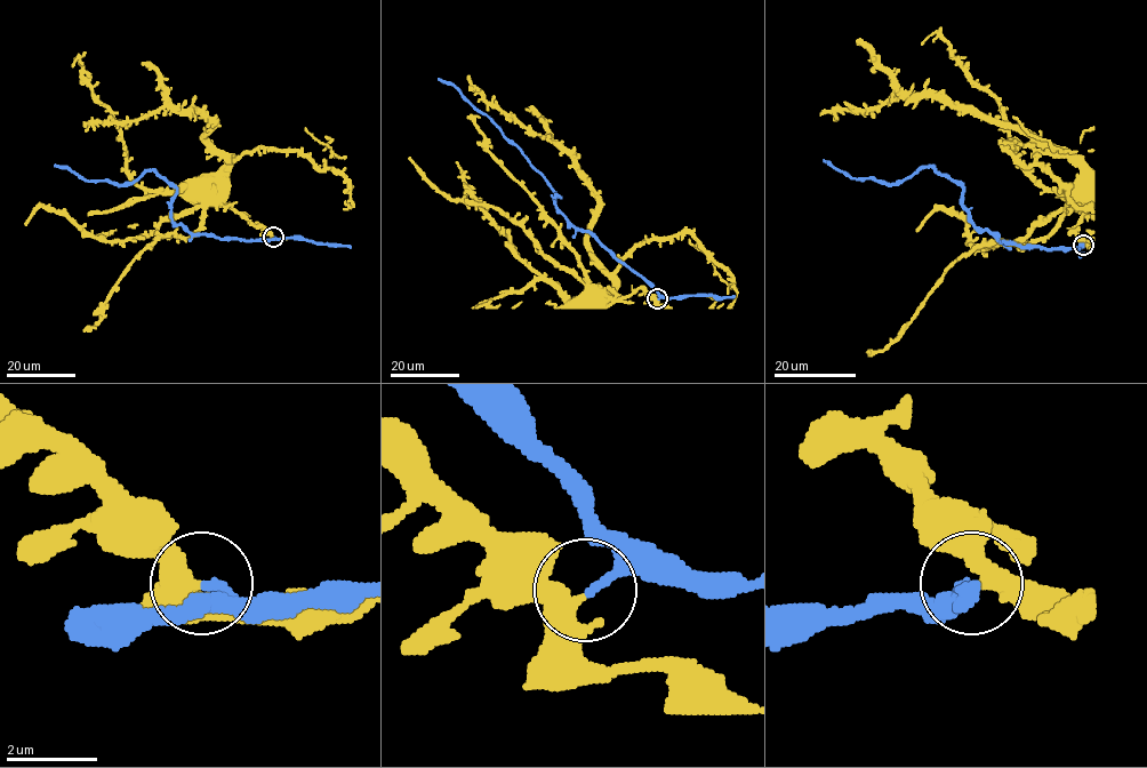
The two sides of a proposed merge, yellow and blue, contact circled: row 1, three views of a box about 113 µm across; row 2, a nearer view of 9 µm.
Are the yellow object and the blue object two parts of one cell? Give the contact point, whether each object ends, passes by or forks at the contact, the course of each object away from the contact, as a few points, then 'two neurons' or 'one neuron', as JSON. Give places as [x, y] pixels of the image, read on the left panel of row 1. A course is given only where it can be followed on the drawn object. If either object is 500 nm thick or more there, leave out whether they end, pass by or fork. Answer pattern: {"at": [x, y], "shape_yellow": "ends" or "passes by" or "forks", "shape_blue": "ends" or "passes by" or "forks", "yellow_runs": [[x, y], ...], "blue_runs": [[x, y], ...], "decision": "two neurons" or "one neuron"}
{"at": [273, 237], "shape_yellow": "forks", "shape_blue": "ends", "yellow_runs": [[274, 237], [263, 226], [253, 226], [227, 205], [221, 207], [208, 197]], "blue_runs": [[274, 237], [192, 234], [171, 218], [176, 188], [152, 170], [118, 185], [86, 181], [54, 165]], "decision": "two neurons"}

